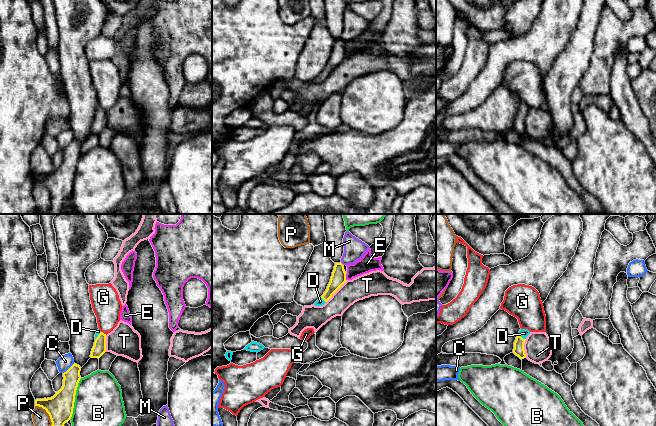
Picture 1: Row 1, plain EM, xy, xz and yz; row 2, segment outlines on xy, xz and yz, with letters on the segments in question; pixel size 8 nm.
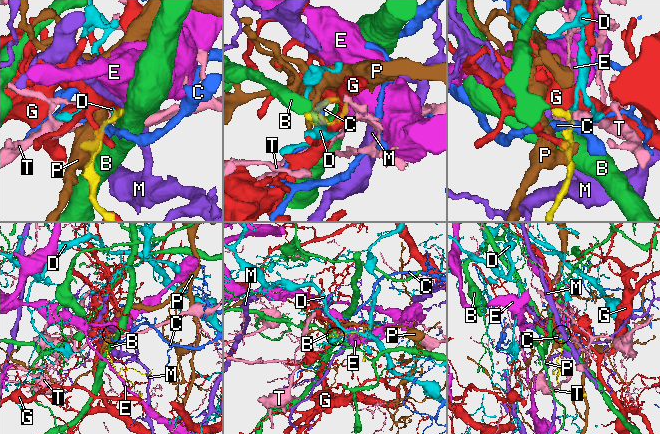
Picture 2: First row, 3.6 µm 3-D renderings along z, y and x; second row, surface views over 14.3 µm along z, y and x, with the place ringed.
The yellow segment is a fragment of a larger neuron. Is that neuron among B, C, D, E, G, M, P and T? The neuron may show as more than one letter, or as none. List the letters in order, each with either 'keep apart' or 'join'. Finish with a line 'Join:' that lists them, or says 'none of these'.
B: keep apart
C: join
D: keep apart
E: keep apart
G: keep apart
M: keep apart
P: keep apart
T: keep apart
Join: C

